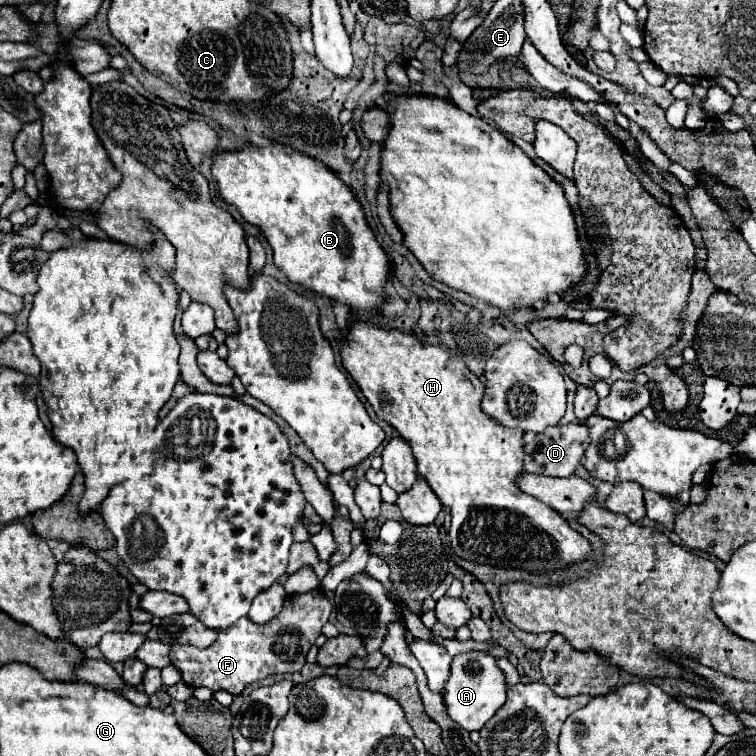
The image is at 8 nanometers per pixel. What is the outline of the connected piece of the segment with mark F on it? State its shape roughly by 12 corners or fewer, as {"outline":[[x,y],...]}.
{"outline":[[323,590],[269,624],[239,618],[205,648],[171,646],[191,688],[241,694],[295,674],[329,620]]}

